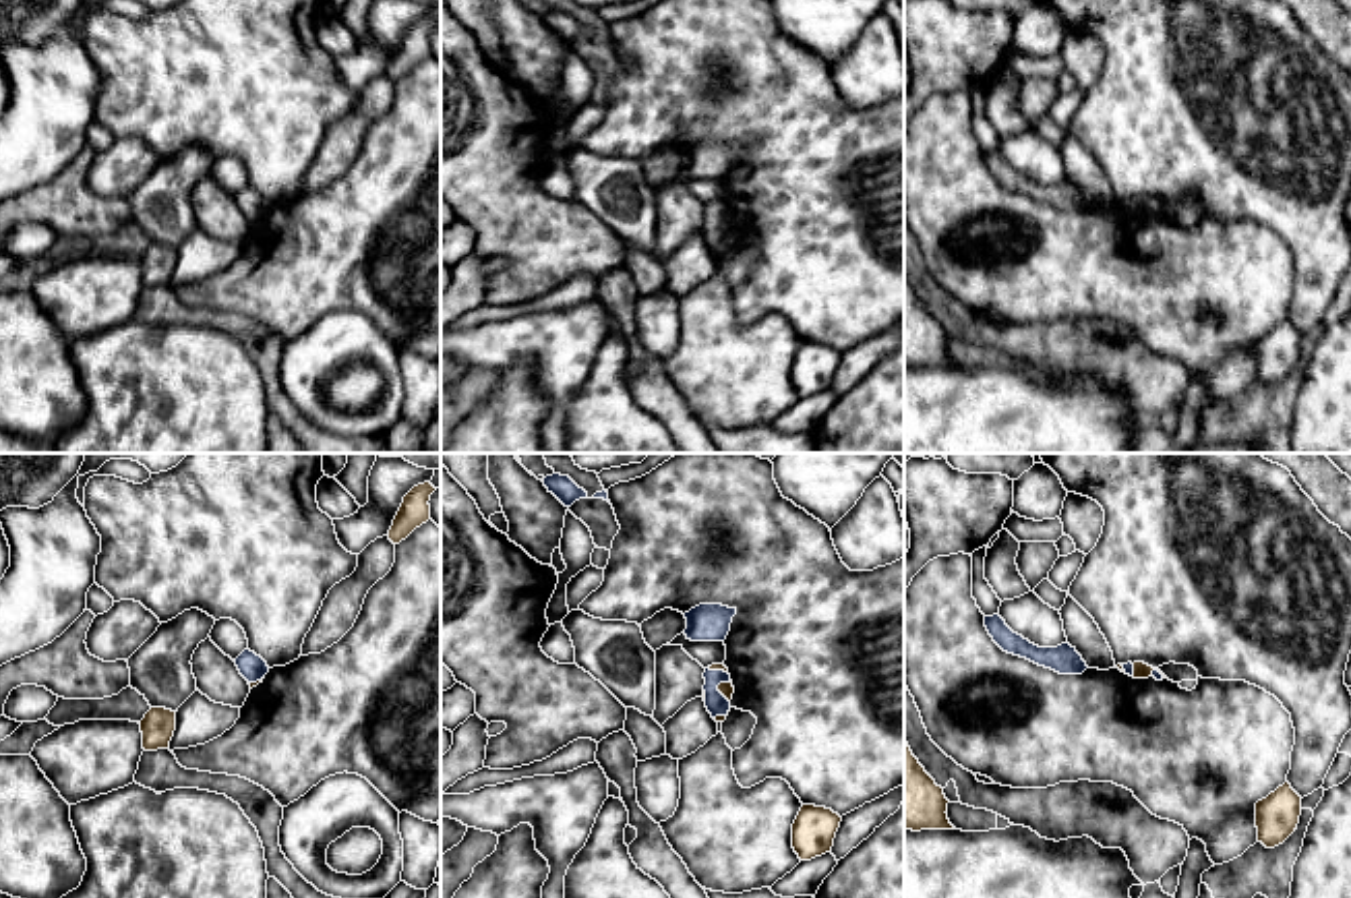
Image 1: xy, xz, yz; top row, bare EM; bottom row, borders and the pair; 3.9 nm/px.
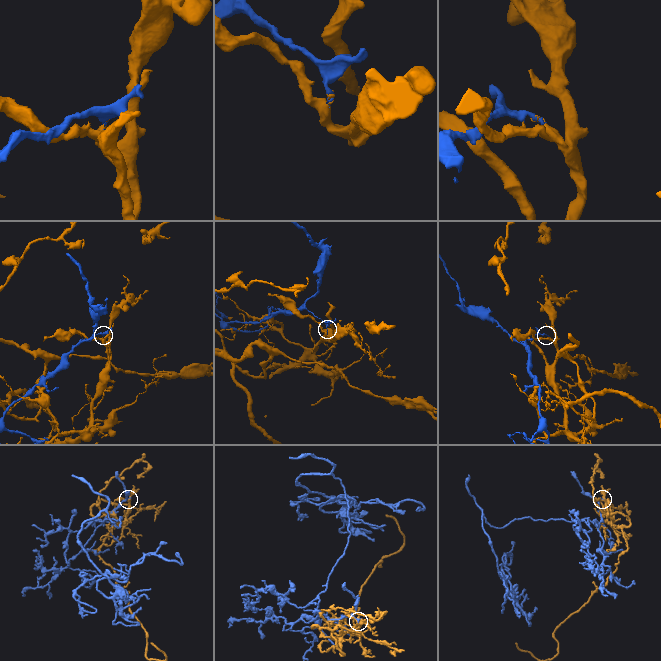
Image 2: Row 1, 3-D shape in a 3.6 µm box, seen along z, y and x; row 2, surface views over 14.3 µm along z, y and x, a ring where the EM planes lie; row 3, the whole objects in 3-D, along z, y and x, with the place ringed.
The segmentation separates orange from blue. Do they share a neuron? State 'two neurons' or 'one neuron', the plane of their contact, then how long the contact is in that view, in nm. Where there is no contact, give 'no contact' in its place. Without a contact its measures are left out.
two neurons; contact in xz; length 90 nm

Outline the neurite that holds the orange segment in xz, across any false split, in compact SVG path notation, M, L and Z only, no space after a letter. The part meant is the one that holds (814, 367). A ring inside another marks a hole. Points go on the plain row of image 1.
M803 341L792 360L792 385L801 397L832 387L842 354L825 343Z

